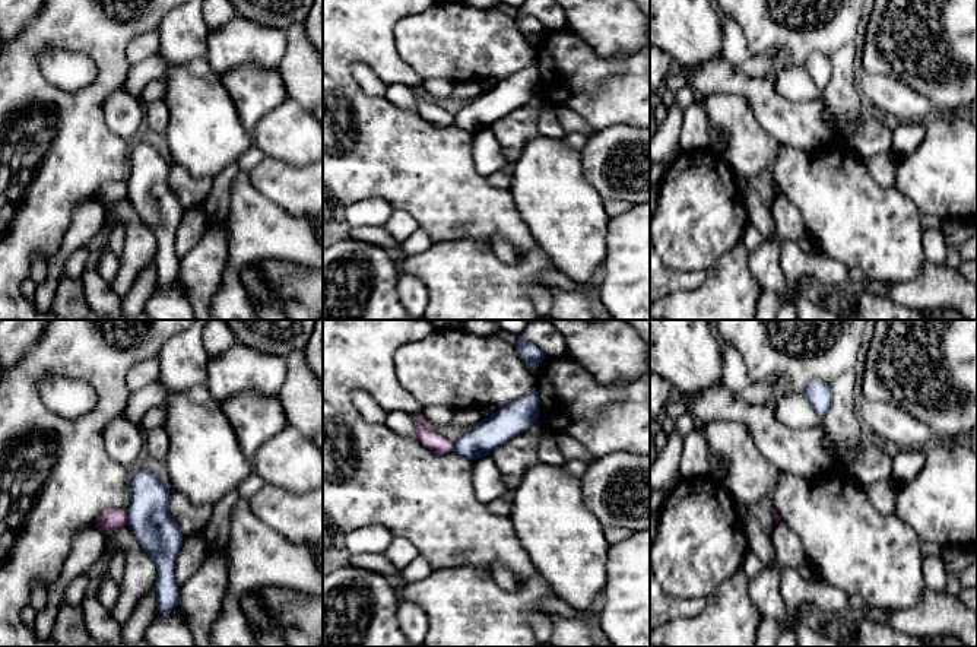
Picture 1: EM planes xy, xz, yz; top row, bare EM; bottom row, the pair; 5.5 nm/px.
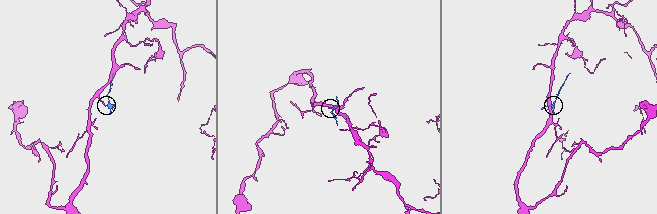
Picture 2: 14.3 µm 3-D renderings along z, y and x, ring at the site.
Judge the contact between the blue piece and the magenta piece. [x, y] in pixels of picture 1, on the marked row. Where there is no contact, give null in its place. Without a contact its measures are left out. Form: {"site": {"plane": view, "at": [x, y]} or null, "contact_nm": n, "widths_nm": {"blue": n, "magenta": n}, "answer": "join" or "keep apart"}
{"site": {"plane": "xy", "at": [127, 517]}, "contact_nm": 80, "widths_nm": {"blue": 240, "magenta": 120}, "answer": "keep apart"}

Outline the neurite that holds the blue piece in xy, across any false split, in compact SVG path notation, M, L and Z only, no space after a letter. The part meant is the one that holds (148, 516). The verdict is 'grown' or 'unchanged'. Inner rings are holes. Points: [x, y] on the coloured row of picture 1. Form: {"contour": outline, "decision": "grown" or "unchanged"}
{"contour": "M133 472L130 491L127 526L156 564L156 609L168 615L180 602L174 568L184 537L169 513L169 491L152 472Z", "decision": "unchanged"}

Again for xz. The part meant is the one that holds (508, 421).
{"contour": "M533 390L507 406L501 406L495 413L467 429L454 443L454 450L470 460L489 456L495 448L527 431L537 422L537 416L539 399Z", "decision": "unchanged"}

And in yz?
{"contour": "M813 380L808 384L805 396L819 416L825 416L831 403L831 386L822 380Z", "decision": "unchanged"}

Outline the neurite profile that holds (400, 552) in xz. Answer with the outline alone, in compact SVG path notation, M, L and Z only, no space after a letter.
M393 537L384 555L396 570L403 571L419 552L406 537Z

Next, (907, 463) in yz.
M927 448L924 450L903 450L892 457L894 473L892 482L898 485L905 485L910 481L916 479L920 470L924 466L927 457Z

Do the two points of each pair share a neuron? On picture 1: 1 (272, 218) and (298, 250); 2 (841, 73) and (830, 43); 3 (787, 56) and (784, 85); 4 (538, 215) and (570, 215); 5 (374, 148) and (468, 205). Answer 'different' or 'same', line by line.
1: same
2: different
3: different
4: same
5: same

